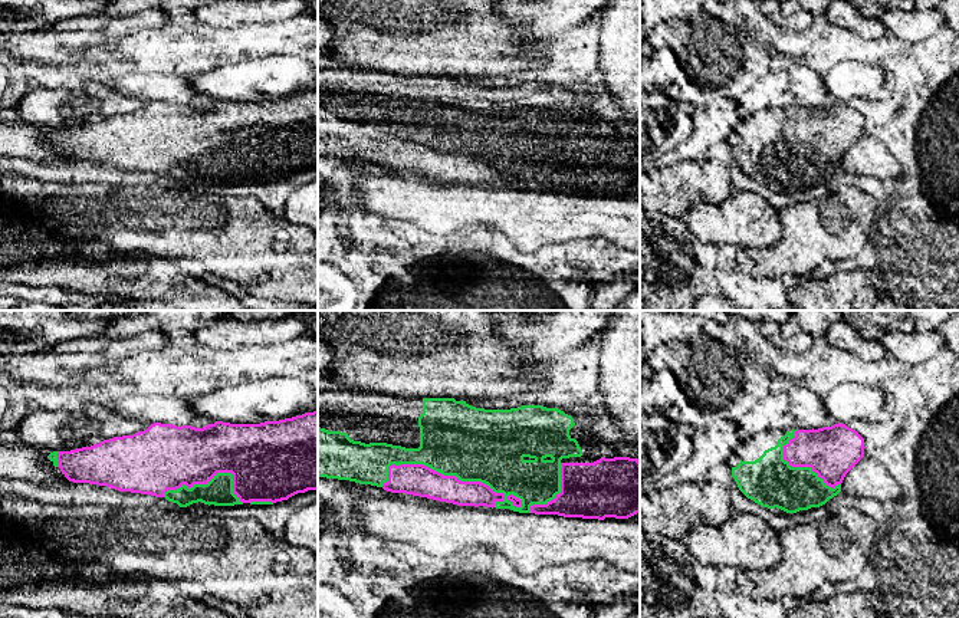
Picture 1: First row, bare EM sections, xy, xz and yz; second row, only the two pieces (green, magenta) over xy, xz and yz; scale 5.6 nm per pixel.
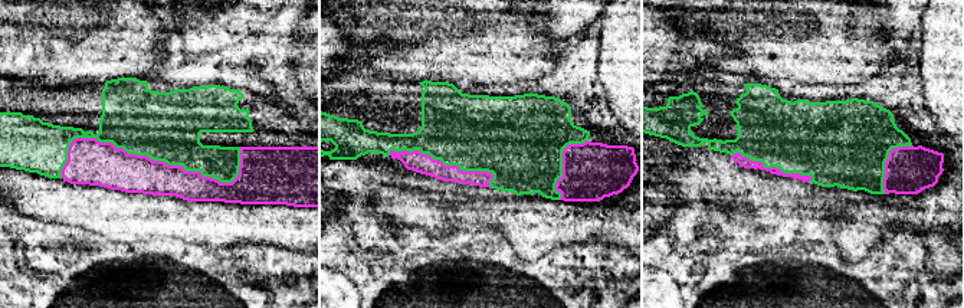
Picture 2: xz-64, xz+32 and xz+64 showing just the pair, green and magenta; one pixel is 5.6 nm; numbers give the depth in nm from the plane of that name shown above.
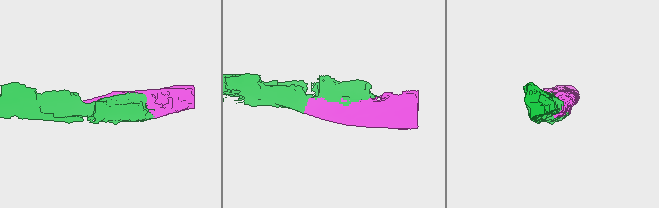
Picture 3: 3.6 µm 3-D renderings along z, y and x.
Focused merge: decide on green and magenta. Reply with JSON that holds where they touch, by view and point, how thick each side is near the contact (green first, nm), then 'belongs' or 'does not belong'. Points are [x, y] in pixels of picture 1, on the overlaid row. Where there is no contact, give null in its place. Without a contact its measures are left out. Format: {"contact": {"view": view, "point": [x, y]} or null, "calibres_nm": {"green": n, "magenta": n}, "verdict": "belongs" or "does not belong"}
{"contact": {"view": "xz", "point": [446, 474]}, "calibres_nm": {"green": 420, "magenta": 180}, "verdict": "belongs"}

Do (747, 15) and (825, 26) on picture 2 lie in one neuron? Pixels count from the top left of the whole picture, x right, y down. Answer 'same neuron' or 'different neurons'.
same neuron

